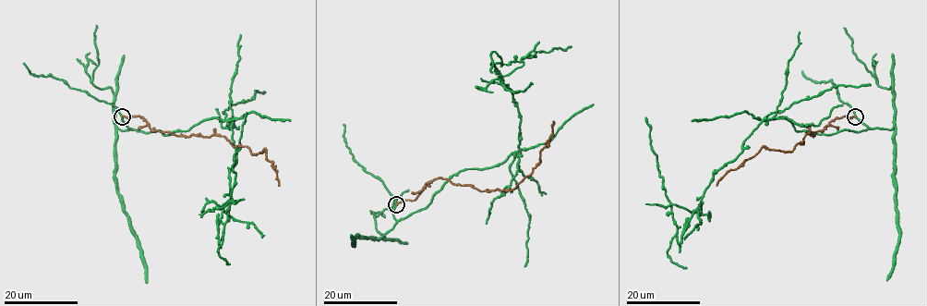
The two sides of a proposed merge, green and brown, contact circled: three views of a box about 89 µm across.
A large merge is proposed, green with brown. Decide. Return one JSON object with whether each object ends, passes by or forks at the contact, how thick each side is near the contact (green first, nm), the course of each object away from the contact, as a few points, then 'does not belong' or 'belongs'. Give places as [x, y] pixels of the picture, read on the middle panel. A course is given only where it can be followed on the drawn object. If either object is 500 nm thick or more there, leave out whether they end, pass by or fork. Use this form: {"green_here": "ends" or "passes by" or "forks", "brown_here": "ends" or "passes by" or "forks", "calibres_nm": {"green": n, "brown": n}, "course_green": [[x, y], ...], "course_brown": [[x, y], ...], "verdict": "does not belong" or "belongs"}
{"green_here": "passes by", "brown_here": "ends", "calibres_nm": {"green": 180, "brown": 200}, "course_green": [[396, 204], [397, 221], [424, 209], [454, 175], [520, 152], [519, 109], [502, 76], [535, 53], [571, 46]], "course_brown": [[396, 204], [415, 200], [427, 183], [438, 177], [482, 191], [514, 189], [539, 162], [553, 121]], "verdict": "does not belong"}

